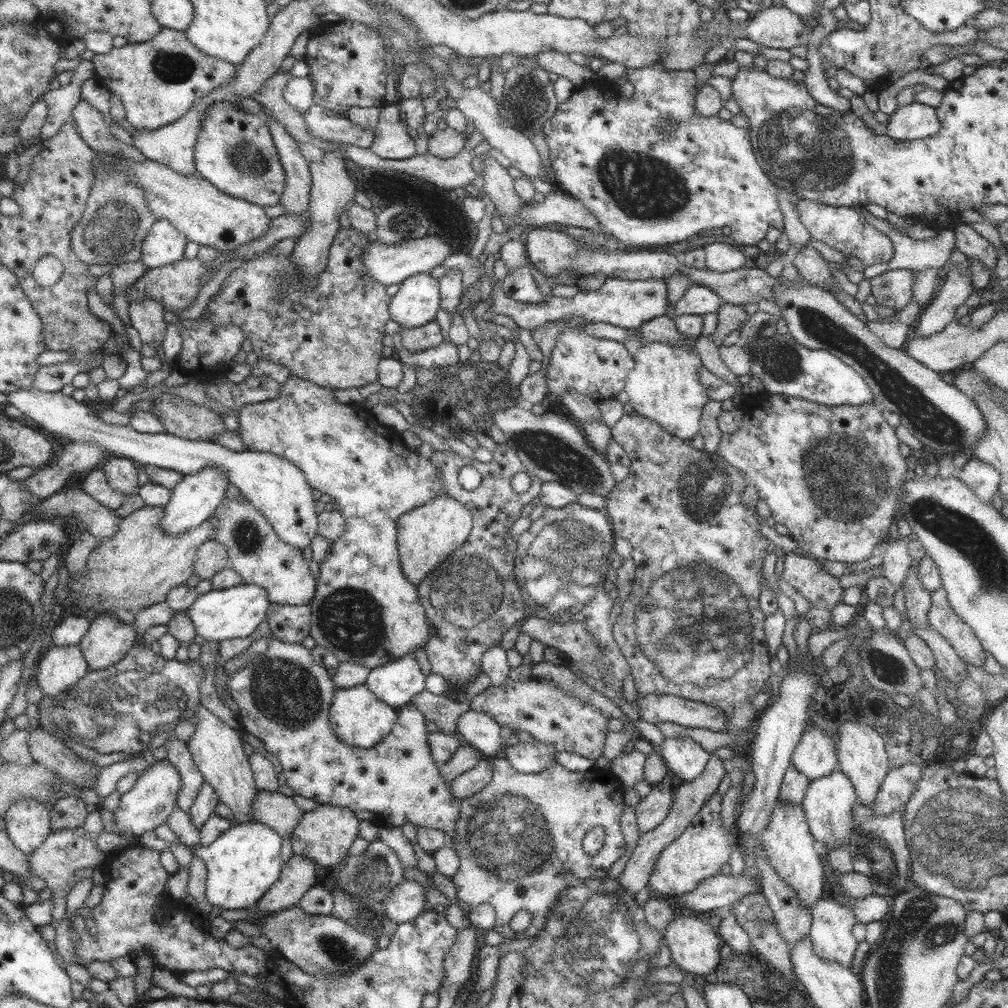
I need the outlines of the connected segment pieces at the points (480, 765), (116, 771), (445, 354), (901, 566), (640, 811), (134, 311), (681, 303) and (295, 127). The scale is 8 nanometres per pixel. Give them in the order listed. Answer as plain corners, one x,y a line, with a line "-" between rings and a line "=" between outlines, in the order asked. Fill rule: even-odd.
482,758
473,768
453,779
453,782
449,785
450,792
461,801
466,796
472,795
485,787
490,782
492,774
493,770
489,759
=
145,754
144,756
119,761
112,765
101,767
94,791
100,797
109,796
109,794
113,794
113,792
117,790
120,780
123,780
125,776
130,776
130,772
134,770
137,772
140,772
140,770
144,771
155,762
156,761
151,755
=
441,341
435,348
430,348
418,353
411,353
408,350
394,351
394,357
407,366
421,366
429,371
439,367
450,367
453,370
458,366
457,355
458,345
451,342
=
899,538
894,540
886,540
886,542
881,542
884,546
882,552
882,561
881,561
881,572
883,577
885,577
892,585
896,587
901,587
905,573
911,567
911,558
907,554
906,549
906,540
=
661,782
651,785
650,793
634,807
639,835
653,830
667,816
673,800
672,788
660,788
=
153,299
128,302
127,314
129,322
138,332
142,343
152,345
155,341
161,343
161,332
165,330
167,325
167,323
163,322
163,313
162,305
=
691,285
675,303
673,316
702,317
717,312
724,303
714,289
707,288
706,285
=
287,71
275,73
263,83
252,99
260,104
260,110
266,117
273,118
277,124
282,125
298,143
310,143
321,151
333,149
333,144
329,144
329,141
309,136
303,117
282,97
283,89
291,77

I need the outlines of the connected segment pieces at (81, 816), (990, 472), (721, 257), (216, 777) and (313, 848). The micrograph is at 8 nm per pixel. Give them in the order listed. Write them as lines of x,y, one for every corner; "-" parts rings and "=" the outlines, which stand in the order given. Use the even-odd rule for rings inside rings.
77,796
59,799
52,808
53,832
63,829
83,827
90,815
87,804
=
969,456
969,460
954,475
983,502
991,502
991,497
998,490
1000,474
990,464
973,456
=
711,239
702,242
702,249
705,251
704,266
709,271
729,272
747,263
746,256
739,252
735,243
721,243
=
200,704
194,715
197,722
195,732
186,742
186,746
189,748
190,756
200,769
203,779
218,794
219,803
225,804
232,812
236,824
256,821
251,815
253,808
250,808
250,804
253,803
257,785
254,783
250,762
247,762
247,756
243,754
237,731
231,730
220,719
217,720
209,710
205,710
=
321,805
303,812
297,826
290,832
292,854
313,861
320,870
335,869
347,856
351,842
358,836
358,823
353,811
345,807

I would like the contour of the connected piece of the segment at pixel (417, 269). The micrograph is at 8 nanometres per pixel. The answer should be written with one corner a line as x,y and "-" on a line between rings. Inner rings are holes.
426,234
418,239
407,239
389,244
371,239
367,248
363,250
363,265
367,266
367,273
377,280
379,284
399,285
410,276
431,272
433,266
441,265
441,262
452,253
452,249
443,239
435,235

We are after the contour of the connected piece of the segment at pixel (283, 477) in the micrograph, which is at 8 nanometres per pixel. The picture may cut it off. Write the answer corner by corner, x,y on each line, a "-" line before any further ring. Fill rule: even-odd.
20,388
15,393
7,395
8,404
17,408
24,415
31,418
35,423
40,425
44,431
56,436
63,436
65,439
72,441
89,441
99,444
104,448
107,457
125,457
140,465
151,465
157,468
174,469
183,476
196,473
205,467
215,467
226,474
228,480
239,489
240,495
254,505
266,520
273,526
276,535
287,544
298,549
307,546
317,528
318,514
313,509
313,498
311,497
312,488
305,482
305,475
297,469
297,466
291,464
291,461
283,457
266,452
253,451
232,451
213,443
212,441
185,440
170,434
143,434
135,432
135,429
128,425
110,425
101,421
96,413
85,404
85,402
75,402
73,398
65,396
63,392
43,392
38,388

